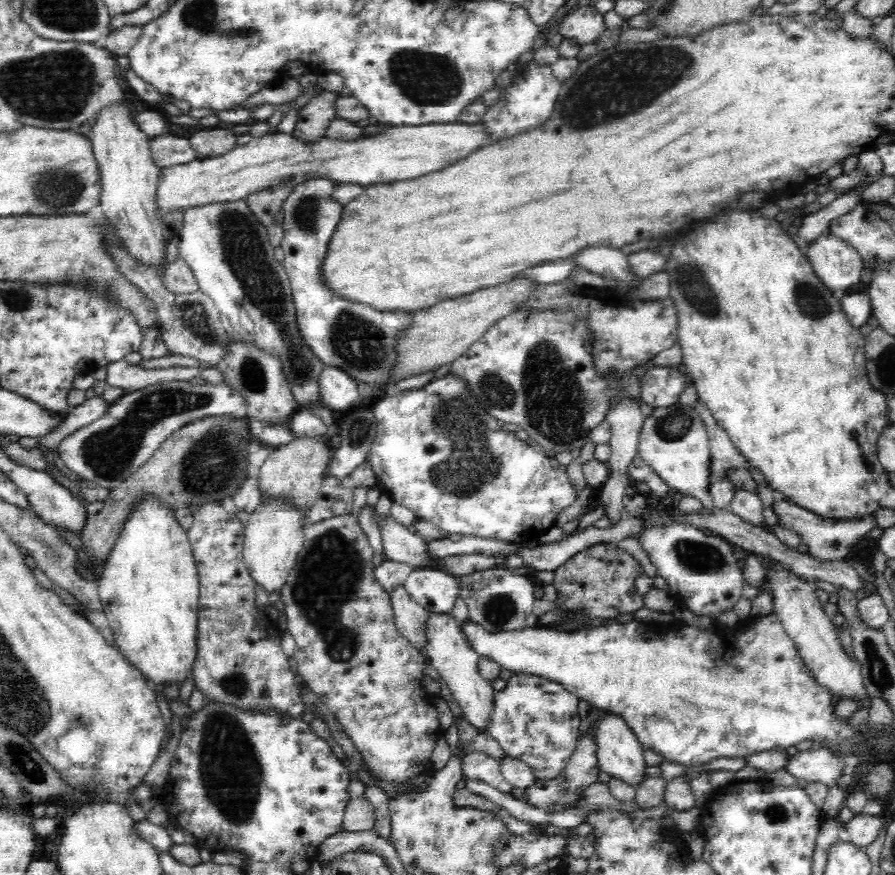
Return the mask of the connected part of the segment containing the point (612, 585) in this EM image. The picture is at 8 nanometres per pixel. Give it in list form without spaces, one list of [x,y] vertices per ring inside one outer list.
[[[600,543],[594,544],[593,547],[588,547],[582,552],[575,554],[570,557],[563,565],[560,565],[556,570],[554,570],[554,583],[558,591],[558,601],[556,606],[560,609],[569,610],[569,612],[575,612],[575,616],[579,618],[579,621],[572,621],[569,625],[564,623],[559,628],[560,631],[576,631],[580,628],[582,624],[586,624],[590,618],[611,618],[617,617],[619,614],[632,614],[640,608],[645,607],[643,598],[637,594],[635,590],[634,580],[638,576],[638,568],[640,568],[640,563],[628,553],[620,551],[615,544],[610,543]]]

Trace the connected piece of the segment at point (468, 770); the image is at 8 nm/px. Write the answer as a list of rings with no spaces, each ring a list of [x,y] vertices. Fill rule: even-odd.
[[[472,750],[471,753],[462,756],[460,765],[462,765],[462,776],[485,782],[504,794],[512,794],[513,786],[501,773],[501,763],[486,753]]]

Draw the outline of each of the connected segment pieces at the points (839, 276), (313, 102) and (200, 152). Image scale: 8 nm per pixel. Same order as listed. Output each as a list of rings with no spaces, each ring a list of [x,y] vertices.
[[[822,233],[809,244],[807,256],[818,279],[832,292],[846,294],[860,282],[861,256],[836,235]]]
[[[322,90],[312,97],[306,106],[298,111],[298,120],[293,130],[296,140],[310,144],[326,137],[326,129],[332,124],[332,120],[338,119],[335,102],[344,93],[345,90]]]
[[[210,128],[198,131],[188,139],[198,159],[212,158],[230,152],[236,148],[237,135],[232,129]]]

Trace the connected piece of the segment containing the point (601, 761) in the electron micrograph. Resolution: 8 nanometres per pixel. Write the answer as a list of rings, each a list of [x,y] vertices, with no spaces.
[[[610,714],[595,722],[598,766],[601,772],[606,772],[612,779],[624,781],[634,789],[644,780],[647,764],[645,763],[645,747],[640,744],[634,732],[626,721],[618,715]]]

